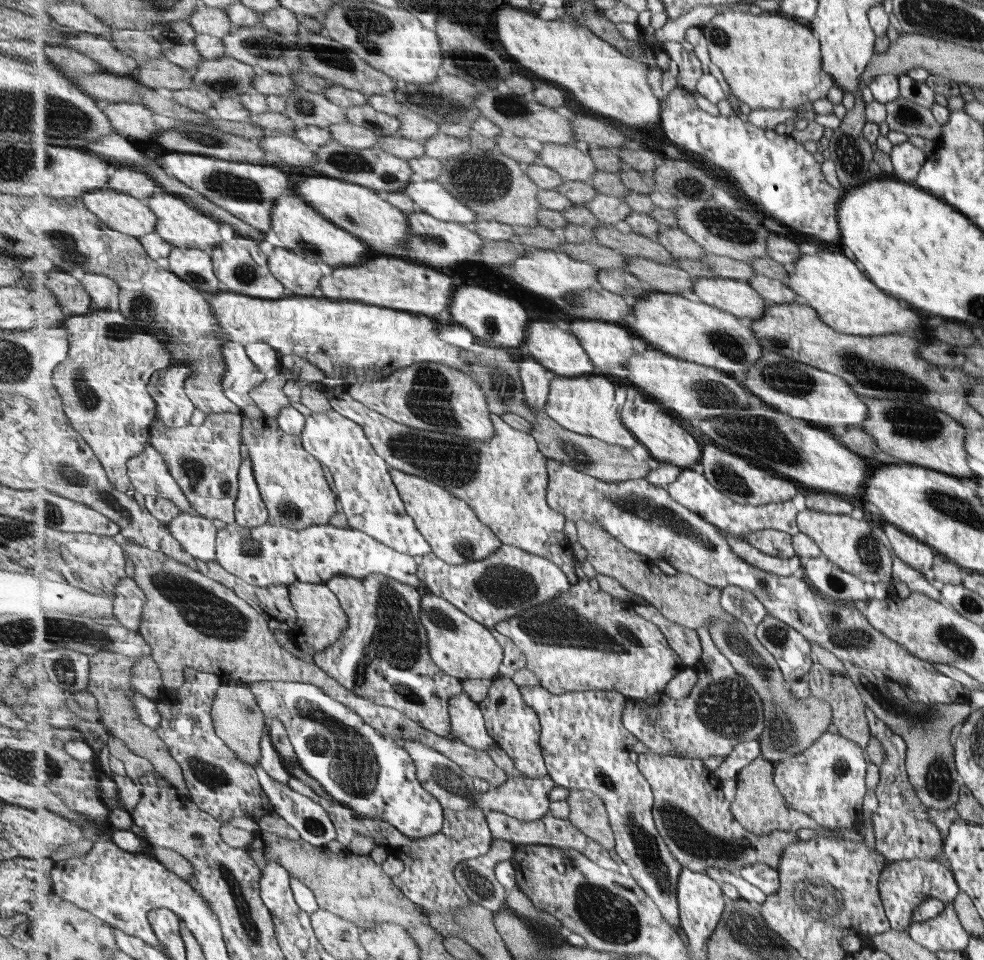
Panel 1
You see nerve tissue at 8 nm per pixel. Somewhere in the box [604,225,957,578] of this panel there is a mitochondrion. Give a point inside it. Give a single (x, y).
(883, 377)

